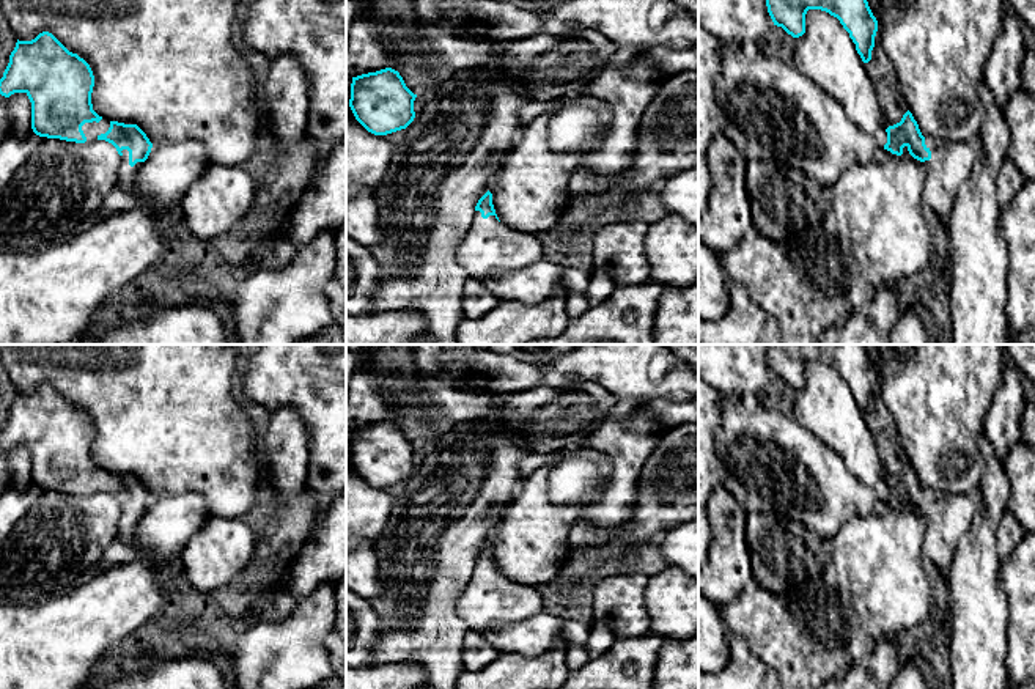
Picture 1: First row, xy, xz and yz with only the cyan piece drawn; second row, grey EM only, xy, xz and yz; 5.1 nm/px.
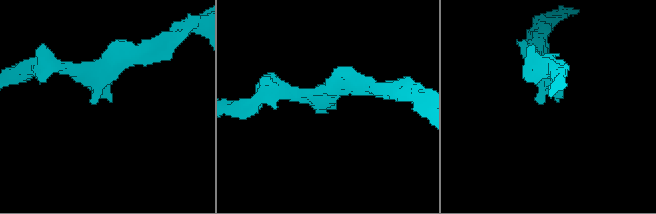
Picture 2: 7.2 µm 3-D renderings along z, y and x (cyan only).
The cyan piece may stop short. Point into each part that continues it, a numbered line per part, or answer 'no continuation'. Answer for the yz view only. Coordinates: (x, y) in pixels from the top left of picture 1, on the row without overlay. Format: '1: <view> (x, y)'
1: yz (952, 515)

